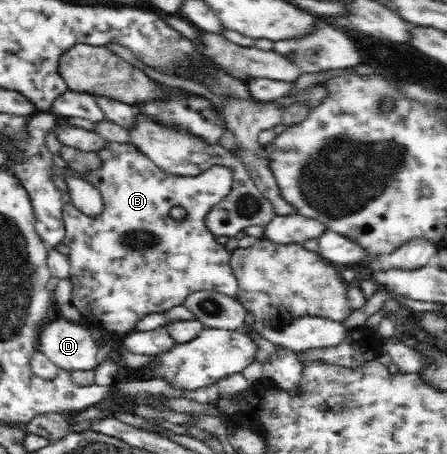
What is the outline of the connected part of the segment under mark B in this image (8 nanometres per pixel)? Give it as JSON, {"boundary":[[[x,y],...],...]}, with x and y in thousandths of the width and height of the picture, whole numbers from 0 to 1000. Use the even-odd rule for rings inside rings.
{"boundary":[[[239,313],[228,328],[219,330],[221,370],[204,372],[195,383],[183,383],[199,405],[206,405],[226,425],[230,438],[230,467],[221,476],[206,480],[192,476],[188,467],[177,465],[163,447],[152,447],[141,454],[143,498],[148,504],[148,520],[143,537],[154,544],[152,575],[157,577],[157,619],[166,634],[161,637],[161,654],[157,665],[163,667],[168,678],[181,687],[190,703],[199,705],[201,720],[226,725],[230,731],[246,729],[277,738],[298,727],[300,718],[329,692],[360,692],[371,683],[412,670],[412,656],[430,643],[445,643],[447,639],[481,641],[494,648],[506,648],[515,654],[526,654],[532,641],[532,623],[523,608],[521,595],[512,577],[517,557],[508,553],[506,542],[485,537],[483,515],[465,502],[461,480],[468,467],[483,454],[492,452],[492,441],[503,436],[506,427],[519,412],[521,385],[512,368],[503,366],[474,366],[468,374],[445,381],[443,385],[418,390],[409,385],[389,385],[367,374],[360,374],[329,341],[306,328],[302,319],[268,313]],[[403,454],[418,463],[418,480],[405,487],[389,485],[380,476],[380,460]]]}

